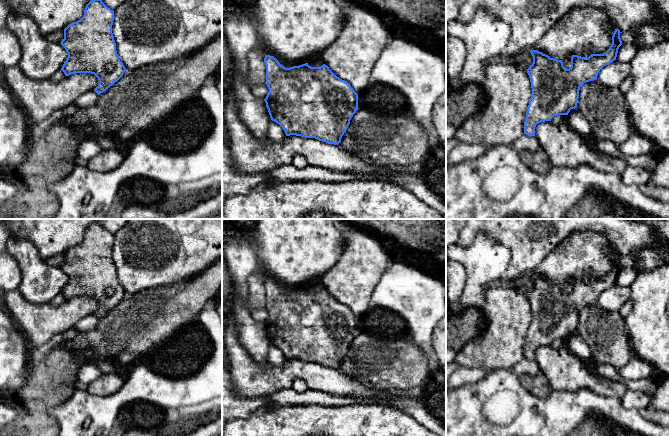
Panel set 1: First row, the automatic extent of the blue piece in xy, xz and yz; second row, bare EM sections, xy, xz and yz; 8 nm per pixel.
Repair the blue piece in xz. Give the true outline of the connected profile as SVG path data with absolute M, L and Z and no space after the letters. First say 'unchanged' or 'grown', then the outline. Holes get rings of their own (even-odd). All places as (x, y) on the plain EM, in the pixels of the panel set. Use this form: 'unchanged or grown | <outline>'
unchanged | M265 279L266 306L269 316L264 323L272 345L279 348L286 360L296 359L305 362L315 362L328 368L338 369L346 356L350 344L358 333L358 318L351 309L337 301L327 289L311 291L308 287L285 292L270 279Z

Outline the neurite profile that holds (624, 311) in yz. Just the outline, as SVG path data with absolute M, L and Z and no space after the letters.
M629 299L618 311L623 318L626 318L633 308L632 300Z

